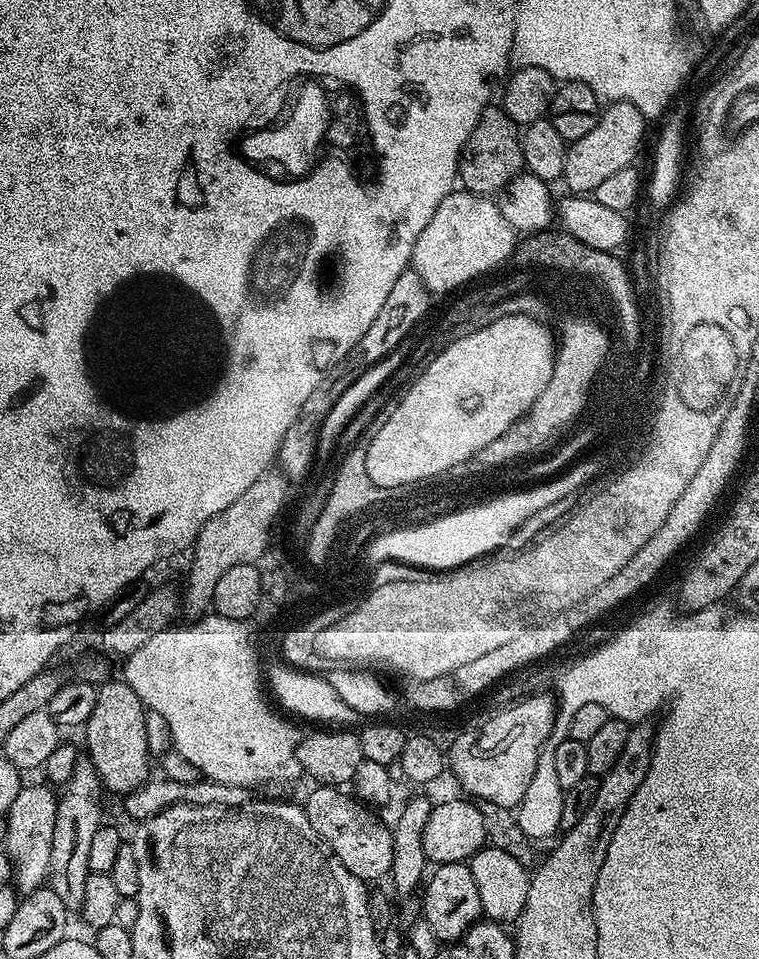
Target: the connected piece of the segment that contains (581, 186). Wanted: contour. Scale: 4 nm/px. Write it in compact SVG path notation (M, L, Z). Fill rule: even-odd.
M630 102L608 104L603 109L590 134L571 141L566 154L566 166L562 177L562 184L568 187L567 191L572 194L592 194L596 187L607 176L615 174L617 170L633 167L636 155L644 144L644 124L646 118Z

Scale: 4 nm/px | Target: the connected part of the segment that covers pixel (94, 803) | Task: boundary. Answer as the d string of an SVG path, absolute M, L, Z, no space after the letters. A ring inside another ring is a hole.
M81 754L78 762L74 762L70 778L62 785L62 793L56 803L54 834L50 842L50 862L46 877L47 887L52 888L58 898L62 898L62 906L66 906L72 914L79 913L82 897L86 895L86 878L90 875L90 845L95 832L106 820L104 796L106 797L106 792L101 785L96 764L91 756Z

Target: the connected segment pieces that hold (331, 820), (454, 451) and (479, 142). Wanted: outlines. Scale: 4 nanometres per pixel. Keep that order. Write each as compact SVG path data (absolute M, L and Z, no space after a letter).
M316 786L309 794L308 801L303 801L302 807L306 818L310 818L310 826L330 846L330 850L359 880L371 882L389 875L394 858L393 829L384 825L375 816L373 809L361 803L356 796L344 793L336 786Z
M516 313L441 347L437 356L433 355L425 364L414 386L403 393L400 412L396 412L396 416L388 420L388 428L376 436L372 452L368 452L368 472L372 472L372 480L376 480L376 484L400 484L400 480L416 480L419 476L428 476L428 472L440 472L462 460L462 454L467 454L470 446L489 444L490 439L507 429L508 423L521 420L525 409L534 406L554 374L558 340L544 322Z
M490 106L487 108L482 118L478 118L478 126L474 126L466 146L460 152L459 183L467 191L477 194L496 194L507 188L508 183L514 177L521 175L524 168L520 145L521 135L521 129L506 115L503 107Z

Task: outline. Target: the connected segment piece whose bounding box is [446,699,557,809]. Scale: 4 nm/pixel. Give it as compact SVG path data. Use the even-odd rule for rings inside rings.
M546 699L532 700L514 712L504 713L504 716L493 720L477 735L464 736L460 743L447 749L446 760L450 772L469 792L469 797L477 796L472 798L485 804L515 809L522 802L534 776L535 766L551 734L556 713L557 710Z

